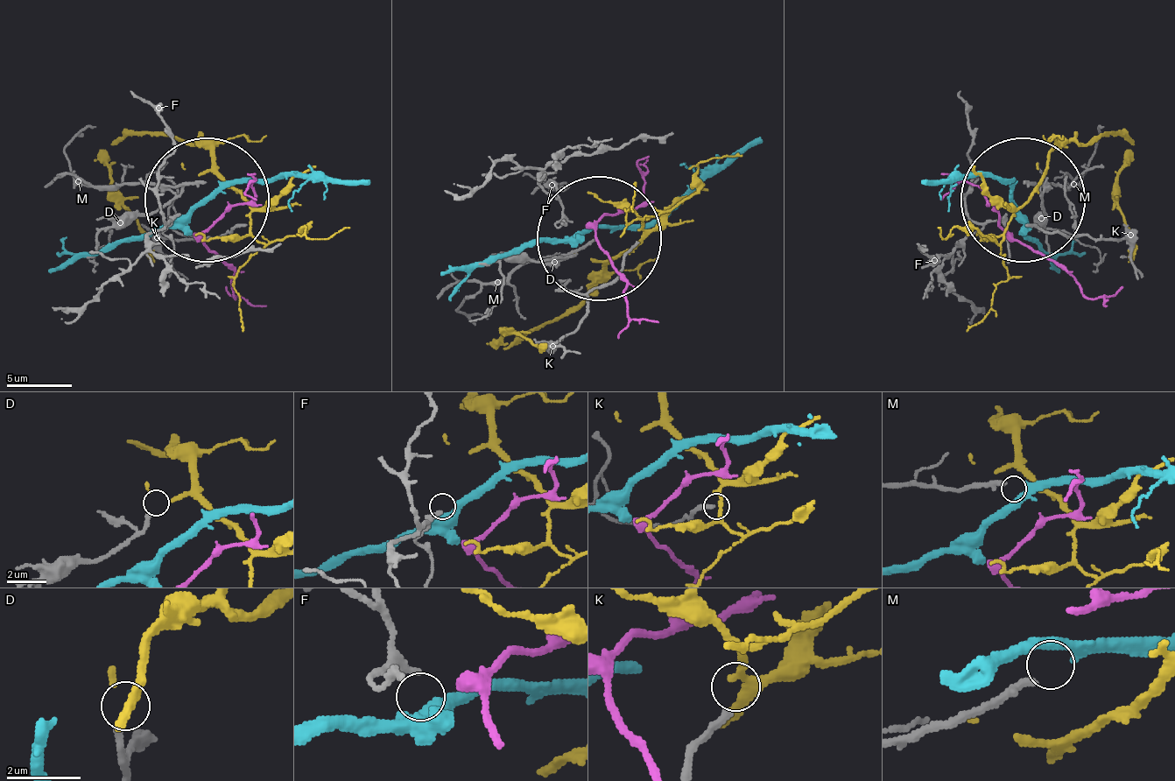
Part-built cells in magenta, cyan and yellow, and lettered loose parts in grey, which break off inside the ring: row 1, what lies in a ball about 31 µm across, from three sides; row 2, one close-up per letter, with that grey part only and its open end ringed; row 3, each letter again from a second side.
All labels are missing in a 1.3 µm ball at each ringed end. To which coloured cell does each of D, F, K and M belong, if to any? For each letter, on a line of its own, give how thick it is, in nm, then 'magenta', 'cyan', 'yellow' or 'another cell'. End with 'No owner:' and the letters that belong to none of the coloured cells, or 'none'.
D: 180 nm thick; yellow
F: 200 nm thick; another cell
K: 200 nm thick; another cell
M: 240 nm thick; cyan
No owner: F, K

